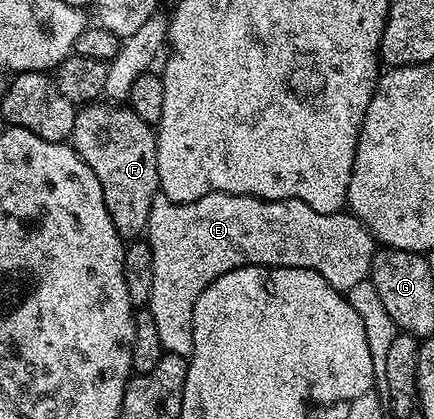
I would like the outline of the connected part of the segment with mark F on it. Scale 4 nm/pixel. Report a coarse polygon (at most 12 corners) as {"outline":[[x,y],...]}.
{"outline":[[127,105],[77,109],[70,145],[125,240],[160,194],[156,130]]}

